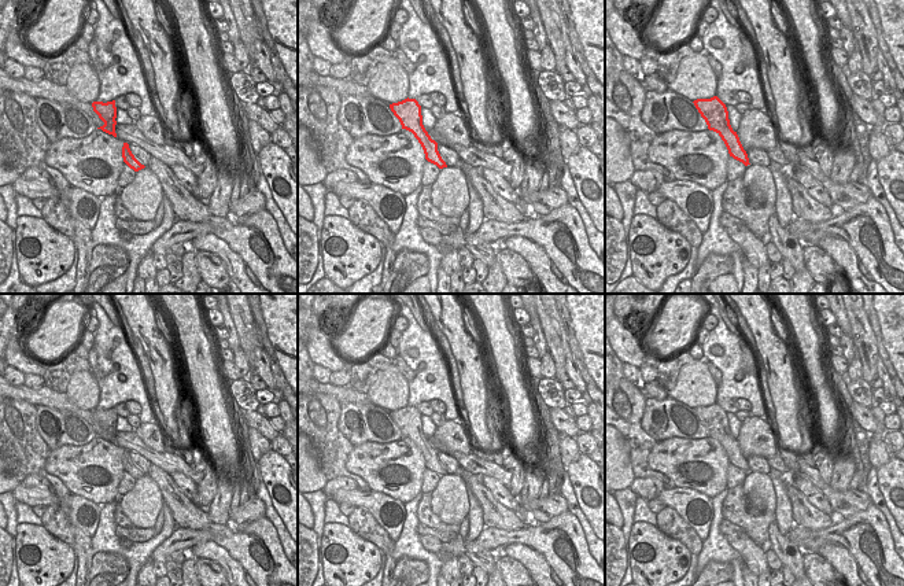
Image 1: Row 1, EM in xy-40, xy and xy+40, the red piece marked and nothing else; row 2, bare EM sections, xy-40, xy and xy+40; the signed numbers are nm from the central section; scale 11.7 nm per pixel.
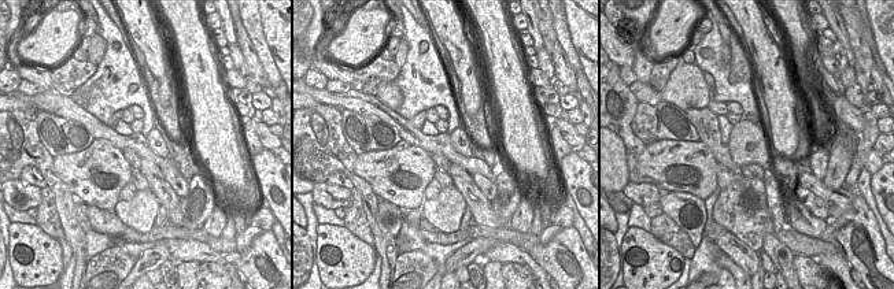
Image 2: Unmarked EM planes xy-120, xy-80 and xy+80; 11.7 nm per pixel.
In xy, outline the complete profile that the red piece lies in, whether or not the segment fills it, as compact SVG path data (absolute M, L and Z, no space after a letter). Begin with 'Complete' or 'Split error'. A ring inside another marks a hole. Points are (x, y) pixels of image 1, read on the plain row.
Complete. M405 406L398 410L390 412L391 419L399 427L402 436L406 436L414 442L421 452L425 467L439 476L447 475L438 458L438 450L431 446L423 432L421 413L416 406Z

